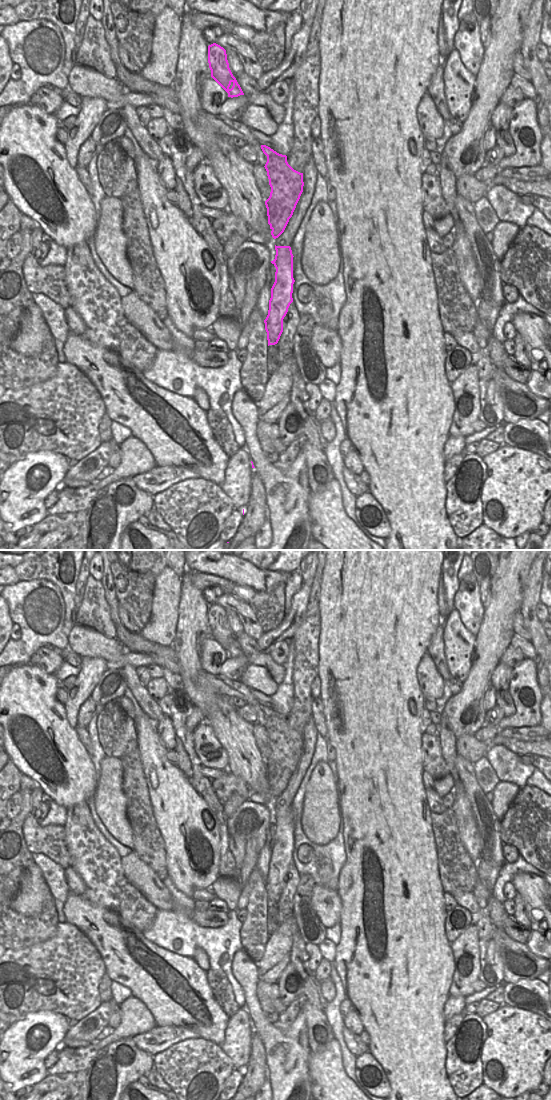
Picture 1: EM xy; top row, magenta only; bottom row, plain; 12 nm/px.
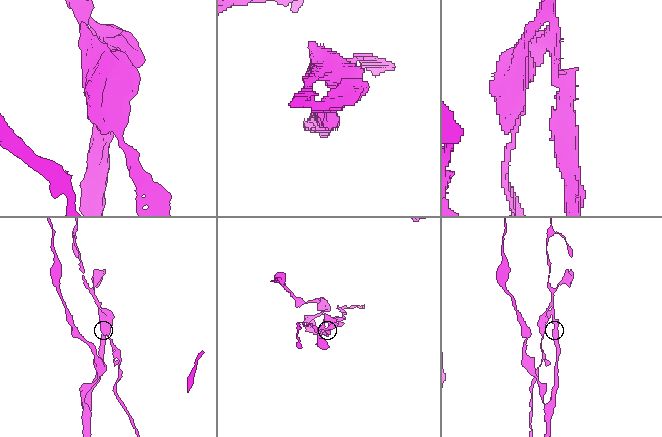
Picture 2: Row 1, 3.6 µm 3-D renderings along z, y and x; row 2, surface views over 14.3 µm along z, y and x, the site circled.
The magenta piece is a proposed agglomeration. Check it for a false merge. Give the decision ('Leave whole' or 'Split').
Split.

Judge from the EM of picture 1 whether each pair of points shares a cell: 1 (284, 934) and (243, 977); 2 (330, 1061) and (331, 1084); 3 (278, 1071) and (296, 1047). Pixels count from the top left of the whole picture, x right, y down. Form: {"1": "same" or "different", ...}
{"1": "different", "2": "same", "3": "same"}

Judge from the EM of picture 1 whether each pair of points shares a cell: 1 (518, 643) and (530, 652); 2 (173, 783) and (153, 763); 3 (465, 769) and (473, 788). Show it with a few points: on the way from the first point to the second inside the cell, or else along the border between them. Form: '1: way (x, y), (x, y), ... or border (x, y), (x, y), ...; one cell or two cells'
1: way (521, 643), (527, 649); one cell
2: way (168, 778), (158, 768); one cell
3: way (467, 774), (469, 783); one cell

